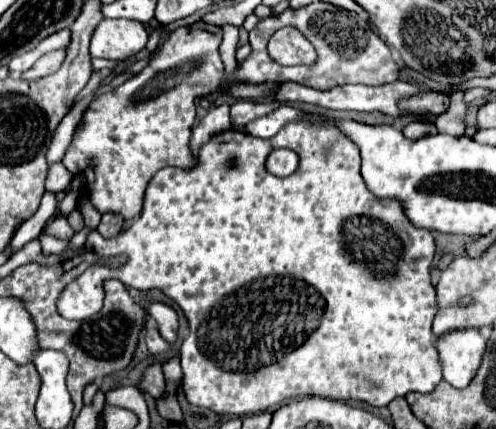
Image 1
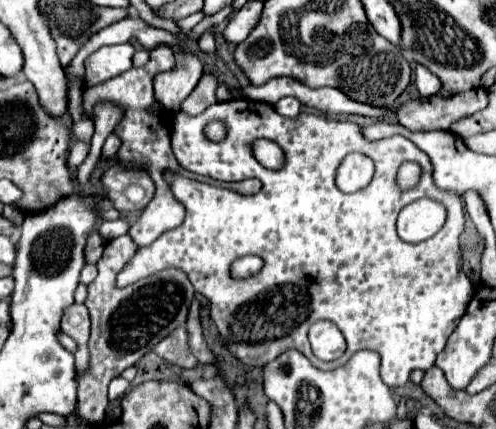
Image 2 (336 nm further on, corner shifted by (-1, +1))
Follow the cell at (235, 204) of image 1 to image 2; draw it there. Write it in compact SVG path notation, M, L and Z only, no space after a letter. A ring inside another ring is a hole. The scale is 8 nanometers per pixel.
M239 98L239 100L217 102L217 104L209 106L209 108L207 108L203 114L199 114L199 116L187 116L185 112L179 112L179 114L175 116L175 126L173 126L173 134L171 134L171 146L173 146L175 158L179 160L179 164L181 164L185 170L191 170L191 172L201 174L201 176L211 176L211 178L215 178L215 180L221 182L239 182L240 180L247 178L259 178L261 184L263 184L263 188L261 188L257 194L245 196L245 194L237 194L237 192L227 190L227 188L202 181L199 182L186 176L166 171L164 177L165 180L167 180L167 184L169 184L169 190L174 197L179 200L179 202L183 202L185 208L187 208L185 222L183 222L179 228L175 228L175 230L163 232L153 244L141 246L141 248L135 252L133 260L131 260L129 264L125 264L125 268L117 274L117 280L115 280L117 288L125 288L125 286L129 286L129 284L135 284L137 280L143 280L145 276L153 276L153 274L157 274L157 272L161 272L161 270L165 270L165 268L177 268L177 270L185 272L185 274L189 276L189 282L193 284L193 288L209 300L209 318L211 318L211 322L217 326L219 336L221 336L223 342L225 342L225 348L227 348L243 366L251 366L251 368L259 368L259 370L263 370L263 364L265 364L265 362L275 360L277 356L281 356L281 352L287 352L289 348L299 350L301 354L305 354L305 356L311 360L311 364L313 364L315 368L319 368L319 370L337 370L337 368L345 366L347 360L349 360L355 352L359 352L361 348L367 348L367 350L373 350L373 352L377 352L377 354L381 356L381 380L383 380L389 388L395 388L395 386L405 386L405 384L407 384L411 370L415 370L415 368L419 368L419 370L429 370L429 368L435 364L437 354L445 348L445 342L447 342L447 338L453 334L453 328L457 328L457 320L461 320L461 316L465 314L467 304L469 304L469 300L471 300L473 288L471 288L471 280L469 280L469 278L465 276L465 272L461 270L459 234L463 232L463 222L465 222L465 218L463 218L463 200L457 198L457 196L451 194L451 192L437 190L437 186L433 184L433 178L431 178L431 164L429 164L429 158L427 158L411 140L407 140L407 138L403 138L403 136L393 136L393 138L385 138L385 140L379 140L379 142L369 142L369 140L365 140L365 138L361 136L359 126L353 124L353 122L327 120L327 116L323 116L323 114L307 114L307 112L303 112L303 114L297 116L295 120L289 120L289 118L277 114L275 108L269 106L269 104L253 104L253 100ZM215 120L219 120L219 122L223 122L223 124L227 126L227 136L225 136L221 142L213 142L213 140L207 140L207 138L203 136L203 128L205 128L209 122L215 122ZM255 138L269 138L269 140L277 142L277 144L285 150L287 162L285 162L285 168L283 168L283 170L271 172L271 170L263 168L259 162L255 162L255 158L253 158L253 154L251 154L251 142L253 142ZM349 152L363 152L365 156L369 156L369 158L375 162L375 176L373 176L371 184L369 184L367 188L355 192L355 194L343 194L343 192L337 190L337 186L335 186L335 170L337 170L337 166L341 164L341 160L343 160ZM407 160L421 166L421 178L419 178L419 182L417 182L415 188L401 190L399 184L397 184L397 172L399 172L401 164L405 164ZM419 198L431 198L431 200L437 200L439 204L447 206L447 220L445 220L445 224L443 224L443 228L441 228L433 238L429 238L429 240L425 240L425 242L419 242L419 244L407 244L407 242L403 242L403 240L397 236L397 232L395 232L395 218L397 218L397 214L399 214L399 210L401 210L403 206L407 206L409 202L415 202L415 200L419 200ZM251 254L253 254L253 256L259 256L259 258L263 260L263 268L261 268L257 274L253 274L251 278L233 278L233 276L231 276L231 264L233 264L237 258L251 256ZM217 272L221 272L221 288L217 288ZM319 320L331 320L331 322L337 324L337 328L343 332L343 336L345 336L345 340L347 340L347 350L345 350L345 356L343 356L343 358L339 358L339 360L335 360L335 362L321 362L321 360L317 360L315 354L311 352L311 346L309 346L309 340L307 340L307 332L309 332L309 326L315 324L315 322L319 322Z

